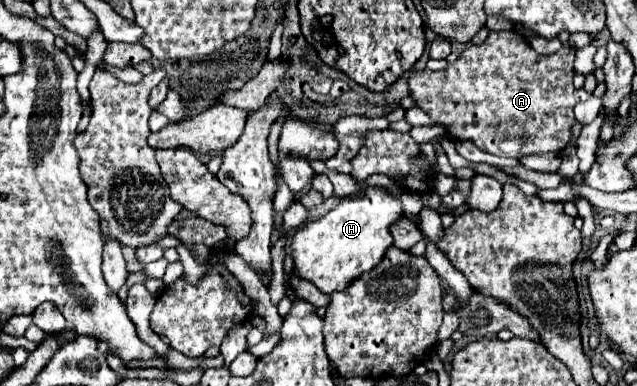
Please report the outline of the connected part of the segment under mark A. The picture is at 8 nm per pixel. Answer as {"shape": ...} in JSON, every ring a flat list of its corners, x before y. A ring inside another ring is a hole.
{"shape":[[490,32,488,40,478,46,470,46,462,56,450,64,446,70,432,72,412,72,410,76,410,96,416,104,436,122,448,126,448,136,454,140,470,140,480,150,496,156,520,158,526,154,546,154,562,152,572,140,574,124,574,48,560,48,556,54,544,56,528,46,522,36,512,32]]}

